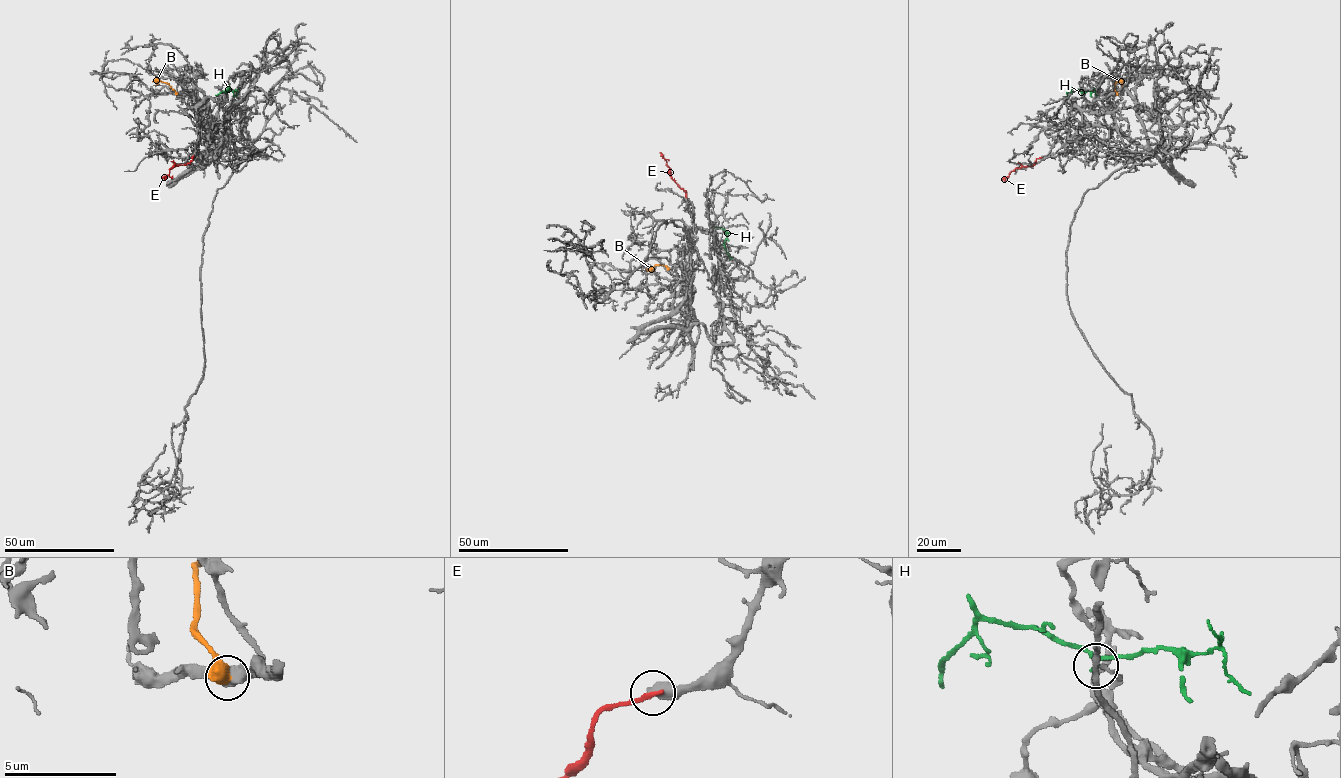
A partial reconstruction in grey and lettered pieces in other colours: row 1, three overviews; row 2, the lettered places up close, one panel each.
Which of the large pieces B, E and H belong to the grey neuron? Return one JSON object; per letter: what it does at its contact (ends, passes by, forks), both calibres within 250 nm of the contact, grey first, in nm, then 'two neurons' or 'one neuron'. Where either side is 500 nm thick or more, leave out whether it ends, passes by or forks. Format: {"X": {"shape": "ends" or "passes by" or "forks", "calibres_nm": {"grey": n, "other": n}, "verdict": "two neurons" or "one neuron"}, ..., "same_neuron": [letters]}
{"B": {"calibres_nm": {"grey": 500, "other": 650}, "verdict": "two neurons"}, "E": {"calibres_nm": {"grey": 550, "other": 190}, "verdict": "two neurons"}, "H": {"shape": "passes by", "calibres_nm": {"grey": 120, "other": 180}, "verdict": "two neurons"}, "same_neuron": []}

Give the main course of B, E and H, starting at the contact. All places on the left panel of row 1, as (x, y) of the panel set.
B: (176, 94), (166, 83), (152, 81)
E: (193, 155), (189, 163), (174, 165), (162, 177)
H: (227, 92), (229, 88), (215, 95)

